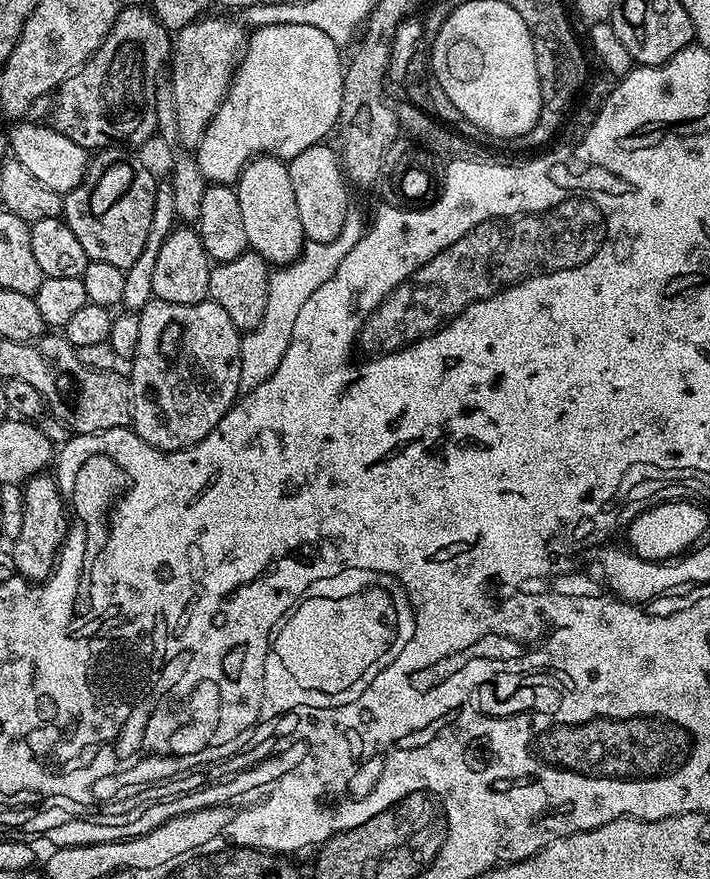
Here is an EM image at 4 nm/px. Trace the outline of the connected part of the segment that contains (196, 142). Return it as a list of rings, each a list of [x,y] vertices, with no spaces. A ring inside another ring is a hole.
[[[203,17],[175,33],[170,53],[170,85],[176,105],[178,138],[186,150],[193,152],[201,144],[206,126],[228,95],[248,37],[245,28],[235,19],[210,17]]]

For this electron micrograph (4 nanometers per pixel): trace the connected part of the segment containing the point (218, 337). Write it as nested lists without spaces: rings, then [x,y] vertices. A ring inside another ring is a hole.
[[[151,299],[138,312],[138,350],[132,355],[130,383],[132,392],[131,429],[146,443],[163,452],[177,452],[194,446],[222,422],[241,395],[240,375],[242,333],[230,322],[230,316],[213,300],[204,299],[197,304],[179,304]]]

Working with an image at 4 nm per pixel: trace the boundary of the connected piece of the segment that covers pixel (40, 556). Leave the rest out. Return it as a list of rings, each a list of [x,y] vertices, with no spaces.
[[[41,474],[31,476],[22,485],[22,514],[20,529],[11,541],[10,555],[15,575],[23,576],[29,582],[47,580],[52,569],[56,567],[56,558],[60,547],[68,536],[70,512],[66,507],[66,496],[55,475]]]

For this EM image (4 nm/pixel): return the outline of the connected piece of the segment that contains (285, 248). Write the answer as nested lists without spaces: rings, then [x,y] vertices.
[[[271,154],[257,156],[240,171],[240,179],[234,187],[238,194],[238,206],[242,206],[242,226],[246,226],[249,249],[272,266],[294,263],[300,257],[306,239],[287,163]]]

